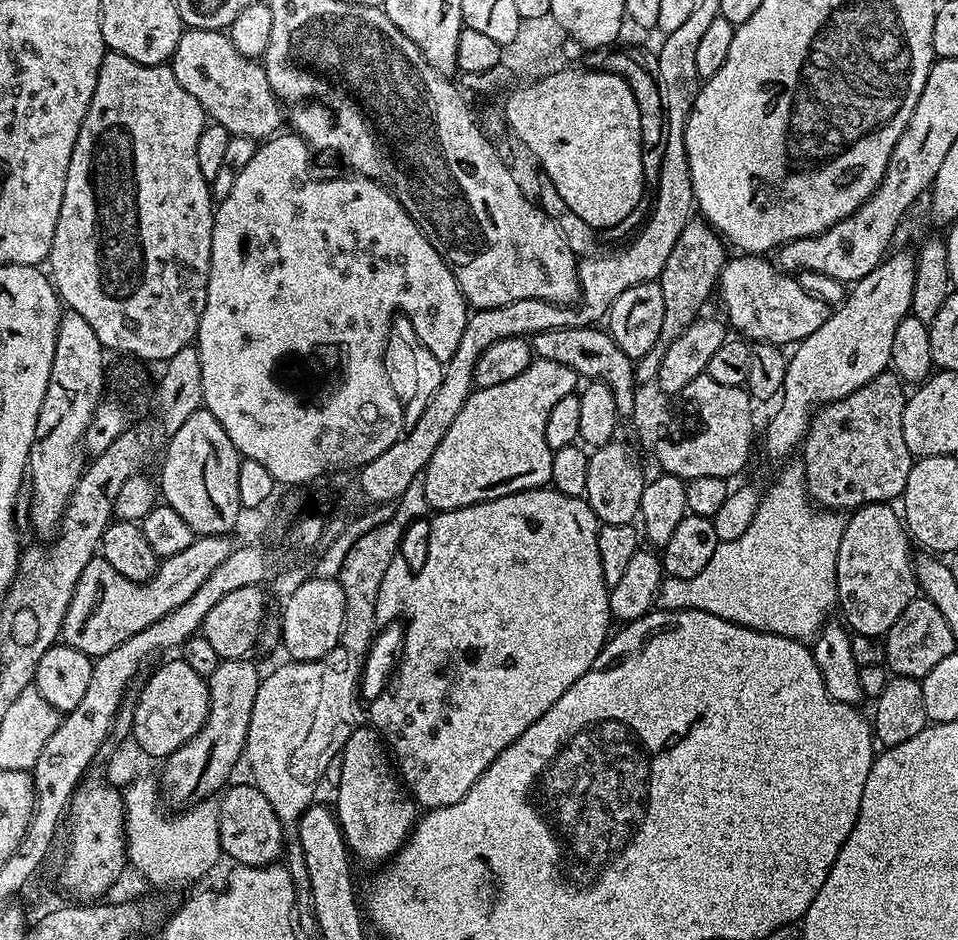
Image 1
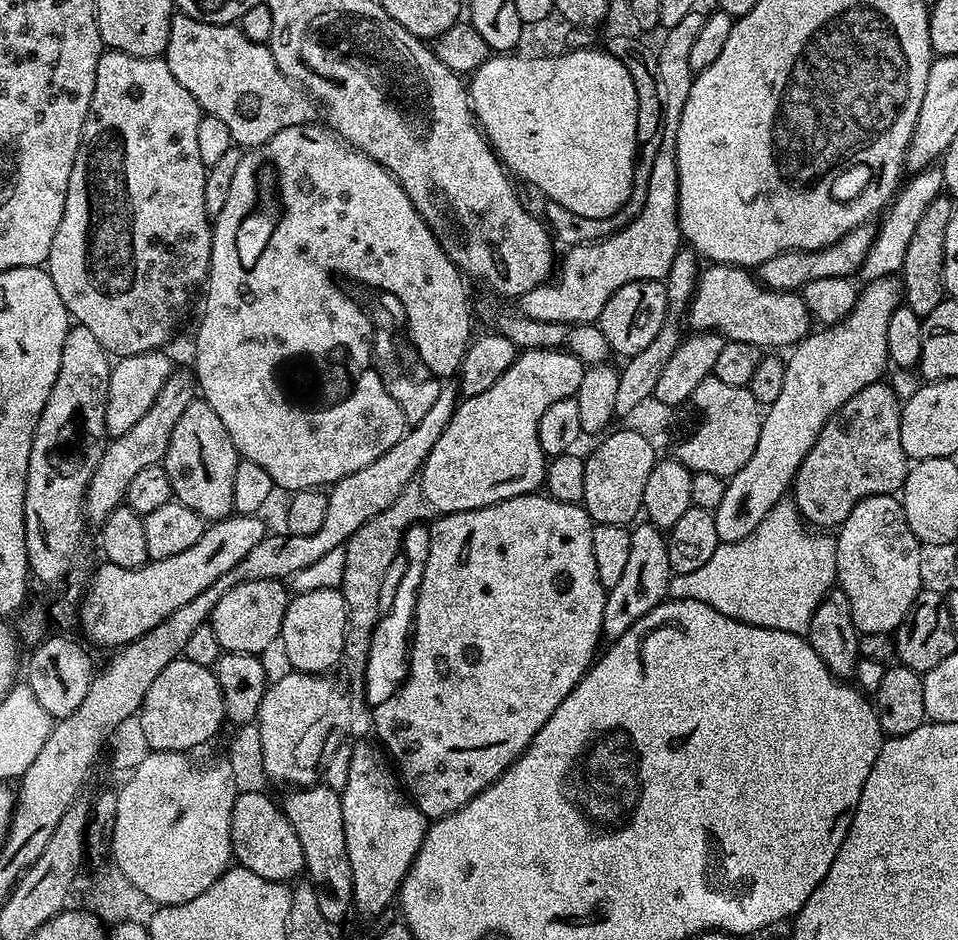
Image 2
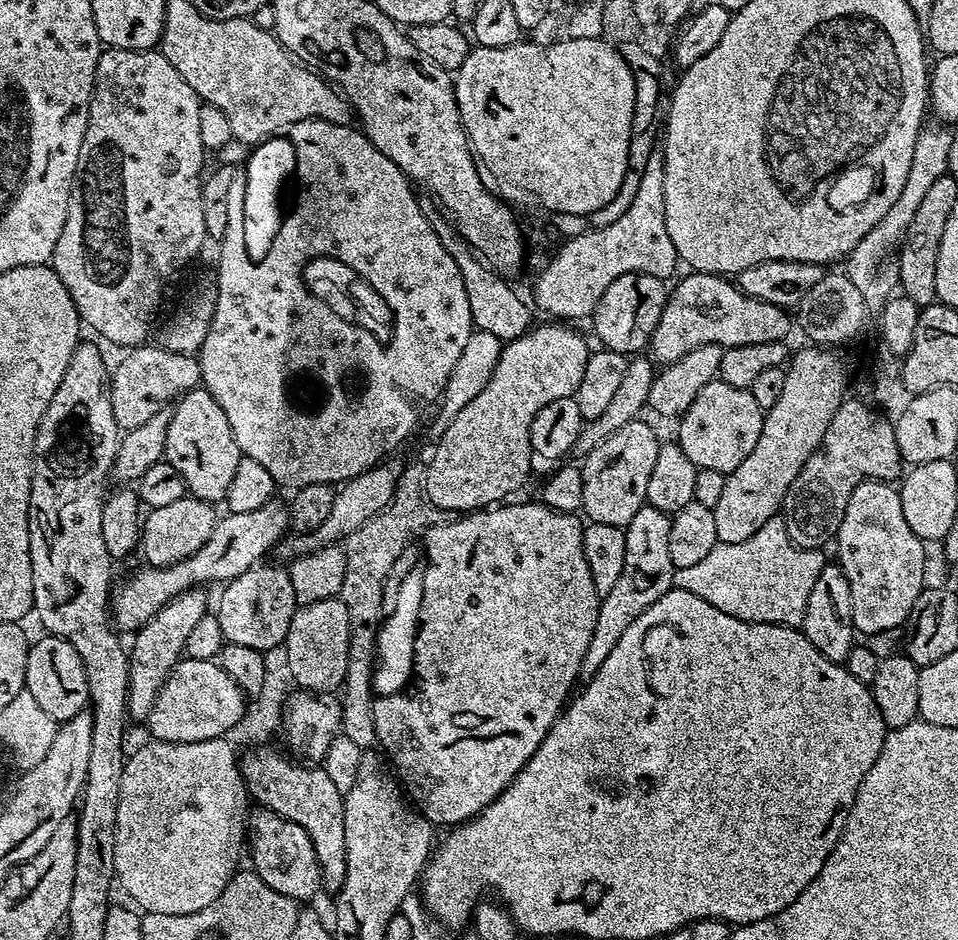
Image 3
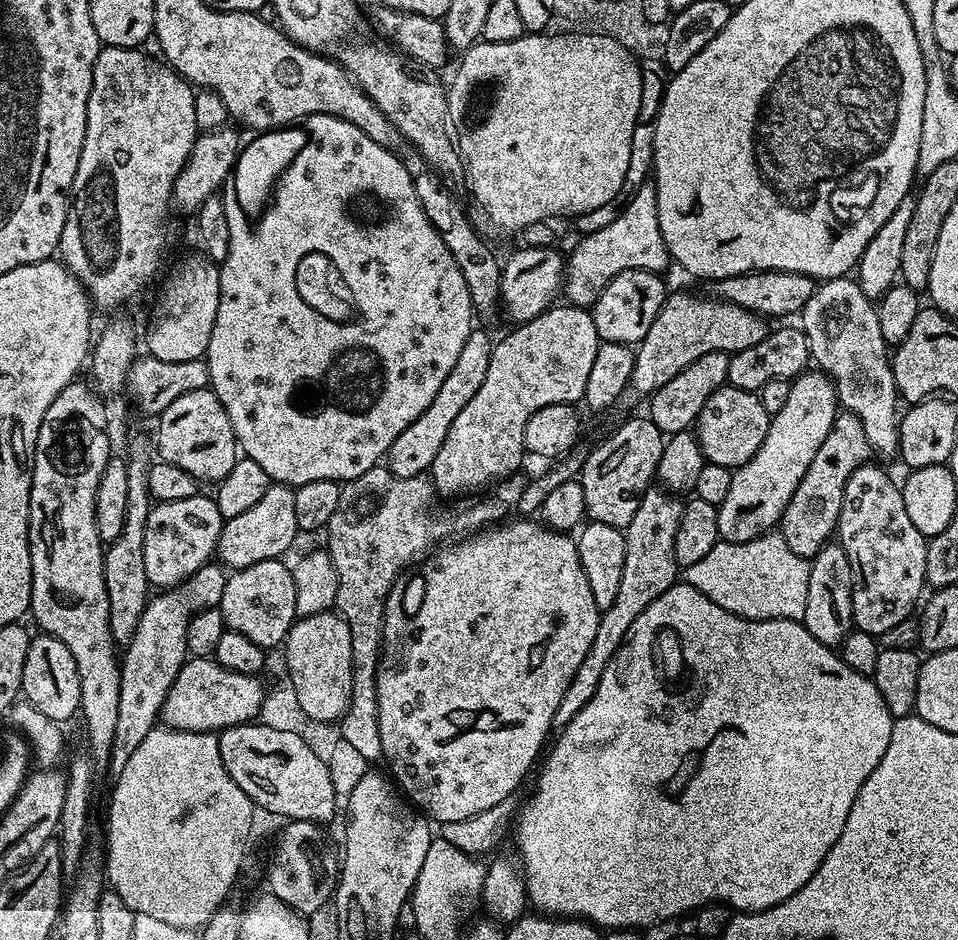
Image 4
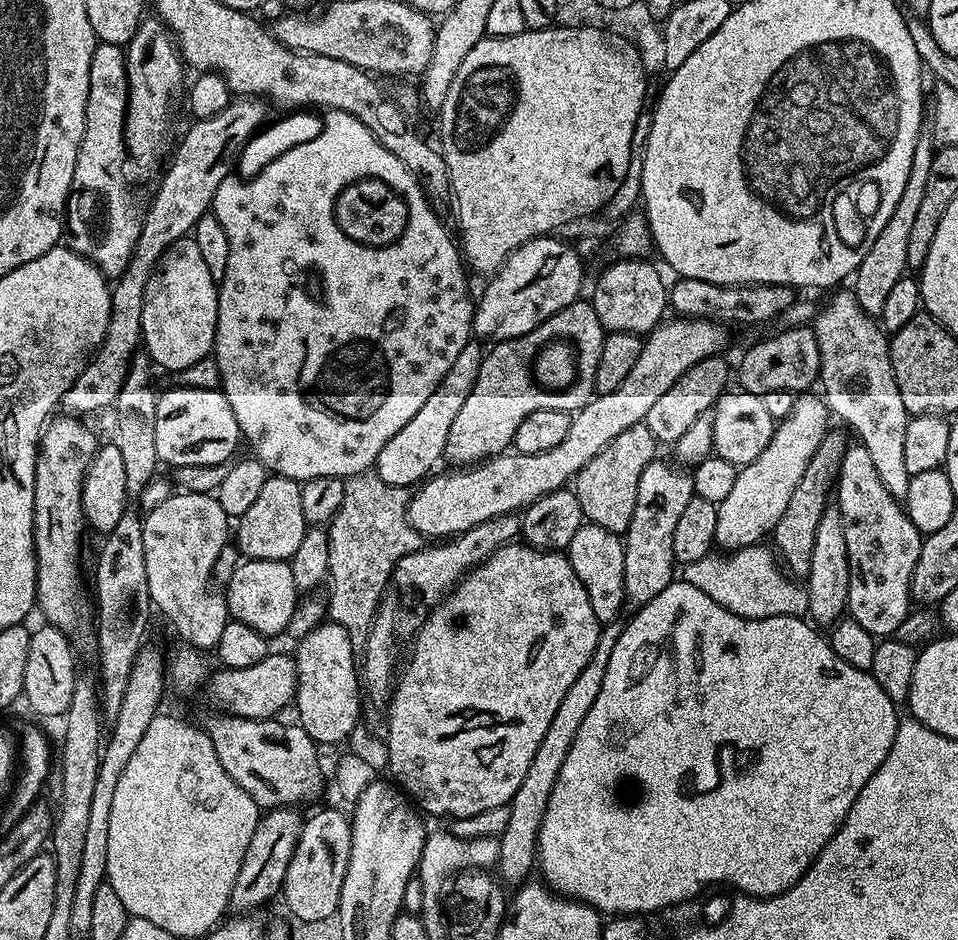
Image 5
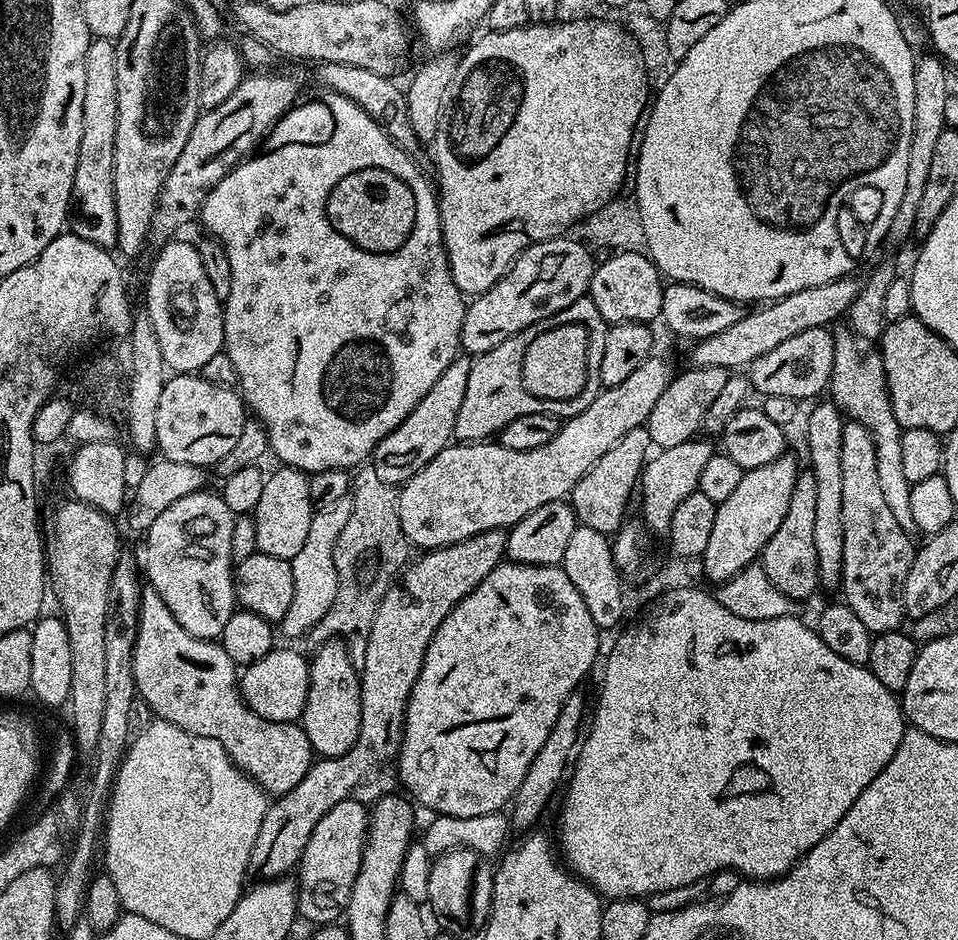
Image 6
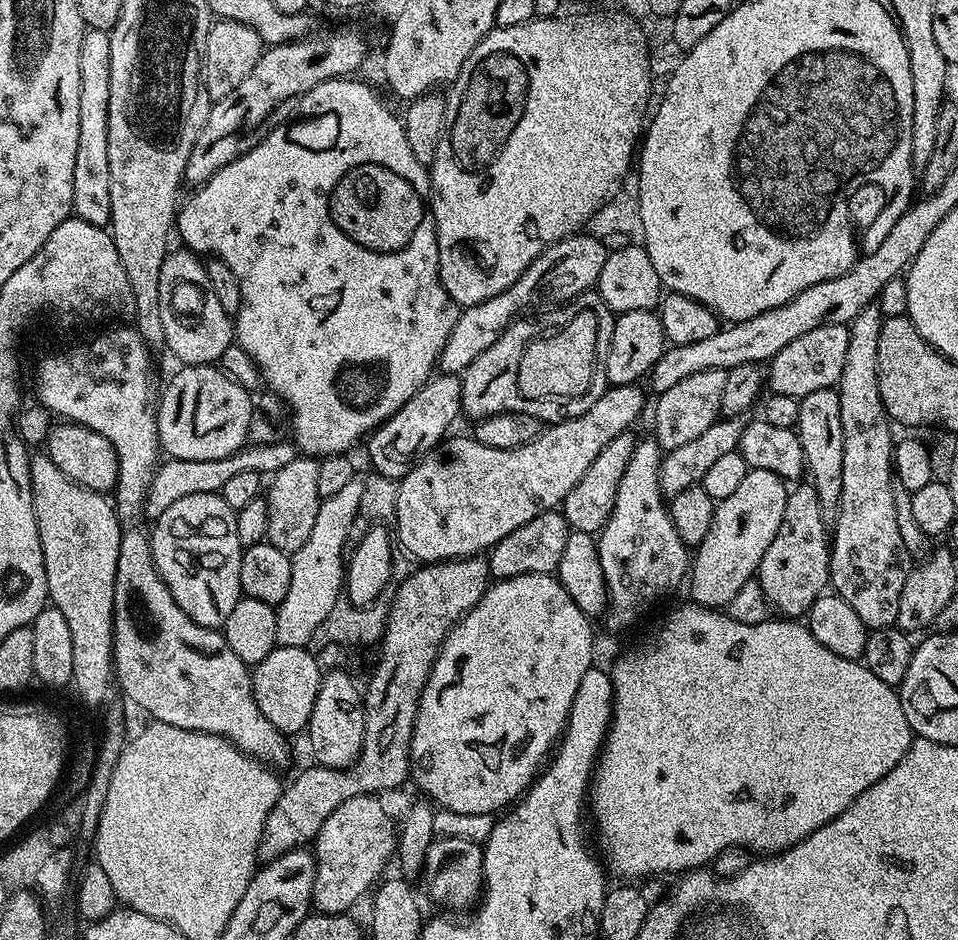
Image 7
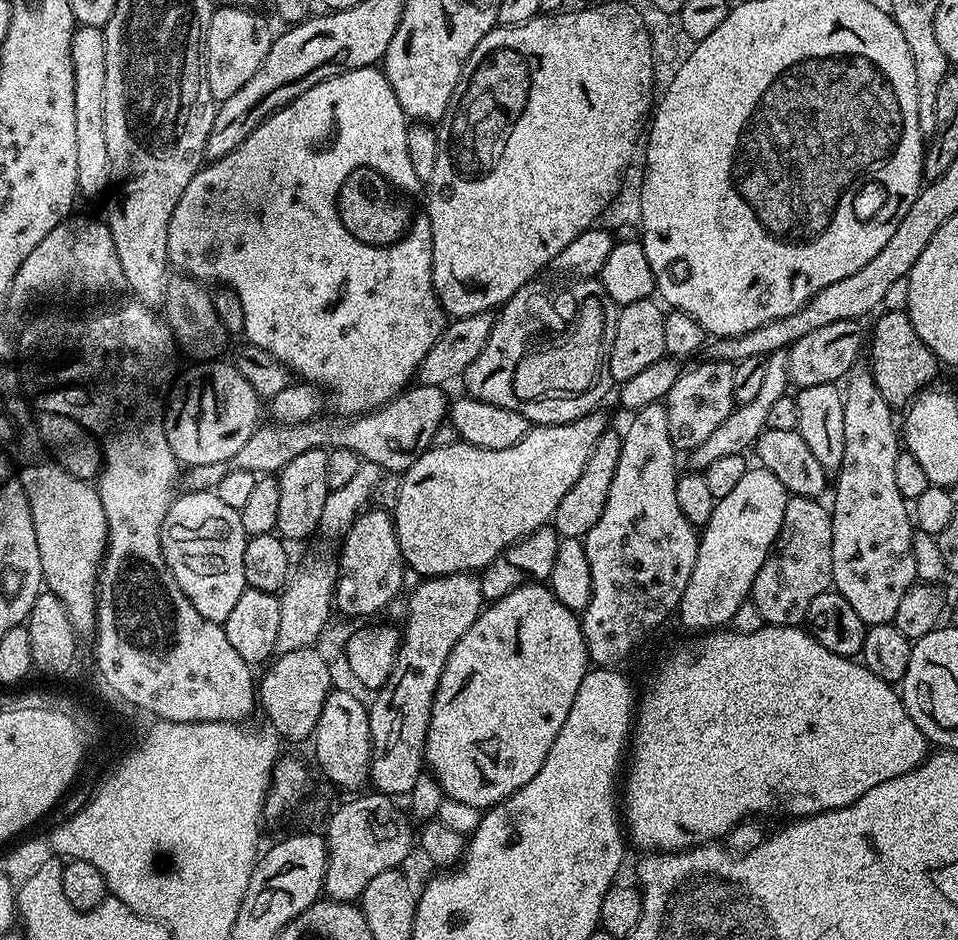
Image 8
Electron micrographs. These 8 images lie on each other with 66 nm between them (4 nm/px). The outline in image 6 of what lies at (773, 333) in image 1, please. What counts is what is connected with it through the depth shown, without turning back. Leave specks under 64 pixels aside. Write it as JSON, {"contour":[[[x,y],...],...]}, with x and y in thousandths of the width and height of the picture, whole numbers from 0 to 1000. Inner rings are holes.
{"contour":[[[677,379],[670,389],[666,389],[666,394],[662,394],[662,398],[645,406],[645,411],[627,415],[620,428],[612,432],[612,436],[602,443],[592,444],[586,450],[582,462],[578,462],[570,474],[557,474],[557,479],[532,479],[525,477],[521,470],[473,470],[453,483],[453,487],[449,487],[449,491],[445,491],[445,496],[441,496],[441,500],[436,500],[436,504],[432,504],[432,509],[416,520],[413,541],[422,573],[427,580],[434,582],[435,579],[438,585],[468,582],[505,565],[517,562],[530,564],[564,538],[590,531],[608,504],[612,504],[612,500],[616,500],[616,496],[620,496],[620,491],[624,491],[624,487],[628,487],[637,474],[649,470],[658,457],[675,452],[683,428],[691,423],[691,415],[699,411],[704,399],[704,391],[695,384],[688,383],[687,379]]]}

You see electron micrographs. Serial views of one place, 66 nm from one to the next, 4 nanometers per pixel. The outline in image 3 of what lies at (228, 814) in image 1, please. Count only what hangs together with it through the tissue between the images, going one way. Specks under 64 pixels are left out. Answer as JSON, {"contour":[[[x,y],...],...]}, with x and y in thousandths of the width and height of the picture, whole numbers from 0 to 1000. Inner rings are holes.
{"contour":[[[264,859],[257,872],[257,902],[260,907],[263,905],[262,922],[269,934],[282,943],[282,947],[290,947],[290,951],[299,951],[299,955],[310,960],[325,959],[322,956],[330,948],[335,948],[334,922],[328,898],[324,896],[324,887],[319,887],[311,874],[296,872],[280,860]]]}

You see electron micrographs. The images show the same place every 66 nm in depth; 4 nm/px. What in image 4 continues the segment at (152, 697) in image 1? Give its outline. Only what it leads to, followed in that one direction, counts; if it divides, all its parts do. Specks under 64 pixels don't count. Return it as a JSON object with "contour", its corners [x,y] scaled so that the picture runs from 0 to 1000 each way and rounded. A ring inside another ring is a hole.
{"contour":[[[197,700],[192,703],[190,713],[186,713],[186,721],[182,721],[177,738],[173,738],[167,766],[174,773],[191,779],[222,781],[242,774],[245,770],[266,767],[270,763],[278,737],[278,729],[273,724],[271,719],[258,719],[236,713],[236,709],[223,700]]]}

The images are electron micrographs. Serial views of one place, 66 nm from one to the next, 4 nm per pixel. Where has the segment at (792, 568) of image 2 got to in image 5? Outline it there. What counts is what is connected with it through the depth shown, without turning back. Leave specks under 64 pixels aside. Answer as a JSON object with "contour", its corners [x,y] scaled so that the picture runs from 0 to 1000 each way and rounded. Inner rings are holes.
{"contour":[[[791,578],[752,589],[756,591],[741,589],[737,594],[729,594],[729,598],[713,601],[712,615],[720,619],[720,623],[729,623],[733,632],[745,636],[749,645],[775,657],[838,656],[843,649],[842,624],[838,620],[828,619],[816,603],[811,588],[805,582],[797,582],[796,578]]]}

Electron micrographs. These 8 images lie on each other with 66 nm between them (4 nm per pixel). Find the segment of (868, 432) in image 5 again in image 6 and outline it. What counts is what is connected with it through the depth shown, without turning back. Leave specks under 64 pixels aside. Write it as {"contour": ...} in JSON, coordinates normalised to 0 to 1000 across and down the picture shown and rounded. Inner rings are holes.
{"contour":[[[888,350],[872,352],[871,394],[867,395],[867,406],[864,419],[867,427],[886,446],[891,446],[910,459],[913,470],[913,486],[916,487],[916,509],[921,526],[932,544],[937,560],[948,569],[955,569],[957,561],[951,549],[950,521],[946,504],[943,503],[941,466],[944,456],[933,444],[931,429],[928,428],[927,410],[924,406],[922,388],[910,391],[904,387],[904,380],[898,376],[899,367]]]}

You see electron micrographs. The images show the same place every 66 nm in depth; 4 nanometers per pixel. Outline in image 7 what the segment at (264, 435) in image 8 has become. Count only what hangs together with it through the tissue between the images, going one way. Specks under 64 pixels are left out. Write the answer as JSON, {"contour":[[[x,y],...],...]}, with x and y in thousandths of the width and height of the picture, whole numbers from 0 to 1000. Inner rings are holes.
{"contour":[[[452,399],[451,403],[446,404],[441,411],[441,415],[436,415],[436,419],[432,419],[432,423],[424,428],[424,432],[420,432],[403,450],[383,465],[384,485],[392,497],[389,499],[396,505],[416,512],[439,487],[446,485],[469,463],[468,454],[482,443],[480,405],[479,399]],[[289,470],[282,473],[257,474],[249,481],[236,487],[223,487],[222,489],[182,489],[172,488],[163,499],[159,506],[159,512],[154,518],[154,526],[150,529],[148,537],[149,548],[162,551],[169,548],[186,530],[198,530],[198,526],[219,526],[230,524],[232,517],[236,517],[236,512],[246,507],[254,502],[269,502],[272,504],[283,504],[289,502],[299,491],[308,489],[311,478],[308,471]]]}

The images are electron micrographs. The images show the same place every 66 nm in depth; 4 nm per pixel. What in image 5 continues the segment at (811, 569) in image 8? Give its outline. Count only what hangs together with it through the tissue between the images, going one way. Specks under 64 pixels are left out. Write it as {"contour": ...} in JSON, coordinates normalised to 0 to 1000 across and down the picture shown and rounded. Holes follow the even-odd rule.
{"contour":[[[865,457],[860,463],[854,479],[850,479],[850,487],[846,487],[846,496],[841,496],[841,504],[837,504],[837,513],[833,513],[833,521],[829,521],[829,527],[825,530],[825,538],[820,538],[820,547],[816,547],[812,555],[808,567],[808,583],[817,603],[828,614],[839,615],[843,612],[849,593],[851,565],[854,564],[859,545],[866,536],[866,529],[877,505],[877,493],[886,476],[887,468],[873,457]]]}

